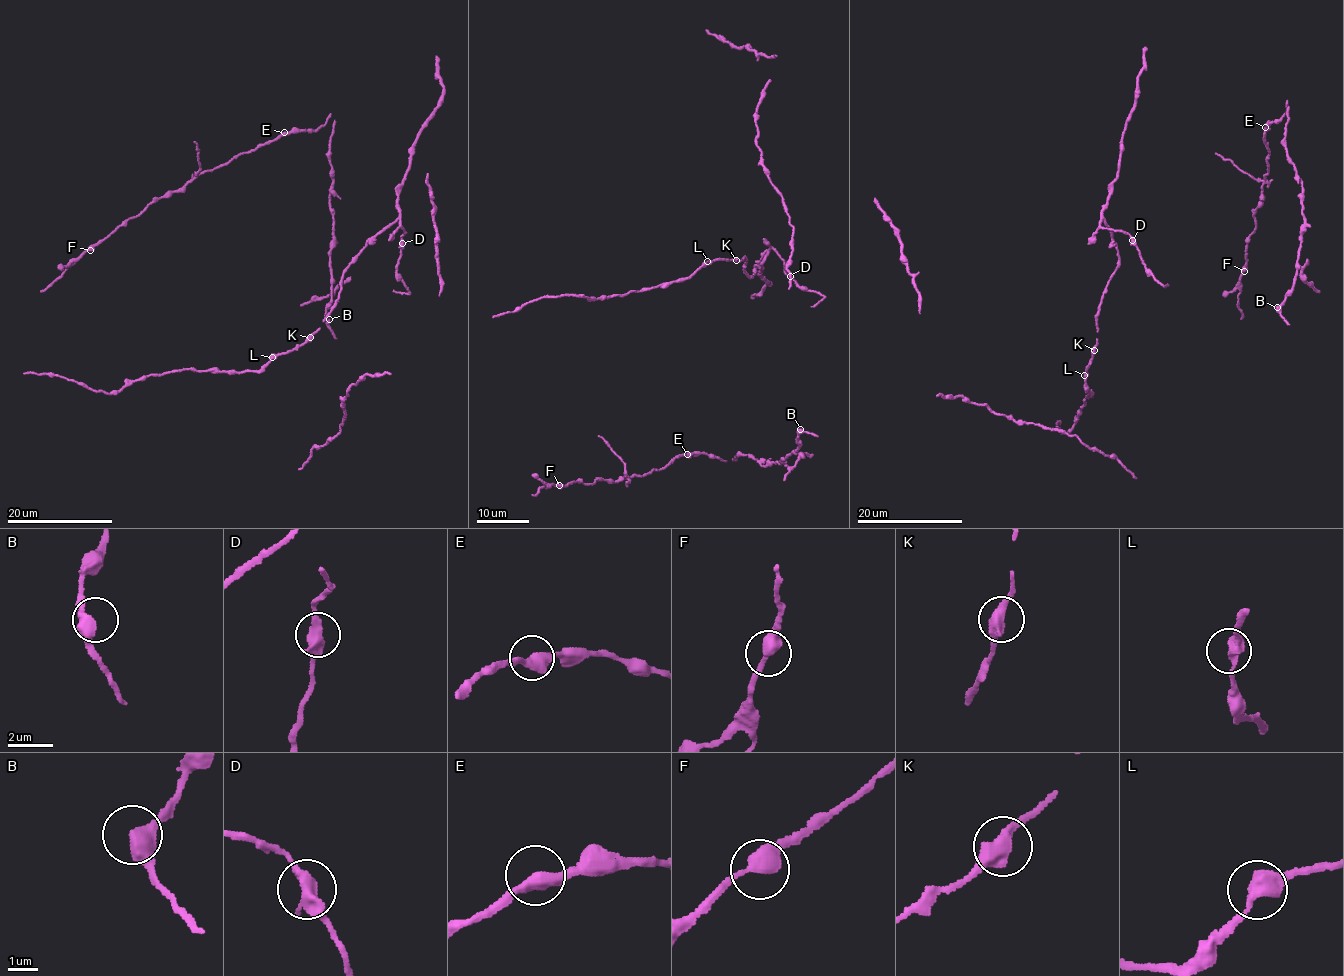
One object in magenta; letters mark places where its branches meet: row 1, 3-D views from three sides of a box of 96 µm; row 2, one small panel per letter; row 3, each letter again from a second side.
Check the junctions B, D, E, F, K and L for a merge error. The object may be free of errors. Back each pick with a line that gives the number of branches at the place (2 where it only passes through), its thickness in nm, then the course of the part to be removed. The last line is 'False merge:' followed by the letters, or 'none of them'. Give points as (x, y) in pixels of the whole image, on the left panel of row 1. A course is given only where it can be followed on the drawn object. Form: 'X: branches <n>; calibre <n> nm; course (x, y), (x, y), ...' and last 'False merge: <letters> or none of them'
D: branches 2; calibre 440 nm; course (402, 243), (396, 270), (409, 292), (393, 291)
False merge: D

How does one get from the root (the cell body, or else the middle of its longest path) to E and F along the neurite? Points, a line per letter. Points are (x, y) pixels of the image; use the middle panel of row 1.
E: (798, 429), (798, 450), (778, 463), (762, 467), (748, 455), (725, 461), (707, 454), (687, 454)
F: (798, 429), (798, 450), (778, 463), (762, 467), (748, 455), (725, 461), (691, 453), (642, 476), (559, 485)

